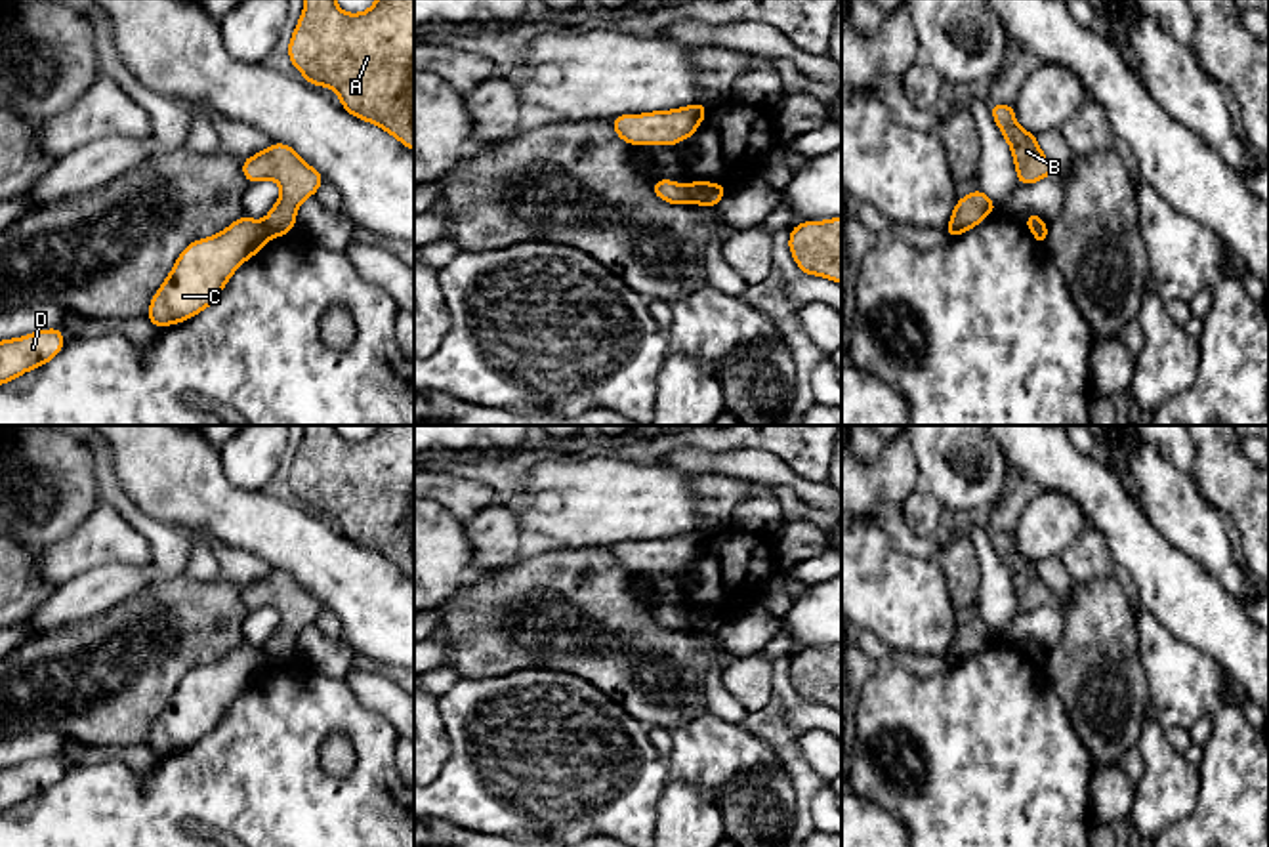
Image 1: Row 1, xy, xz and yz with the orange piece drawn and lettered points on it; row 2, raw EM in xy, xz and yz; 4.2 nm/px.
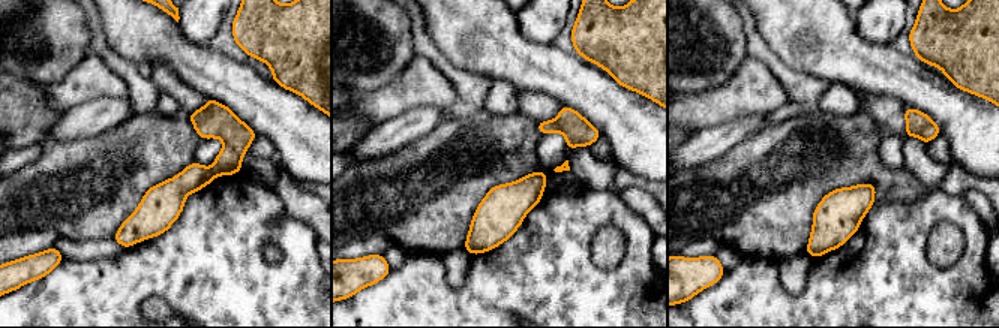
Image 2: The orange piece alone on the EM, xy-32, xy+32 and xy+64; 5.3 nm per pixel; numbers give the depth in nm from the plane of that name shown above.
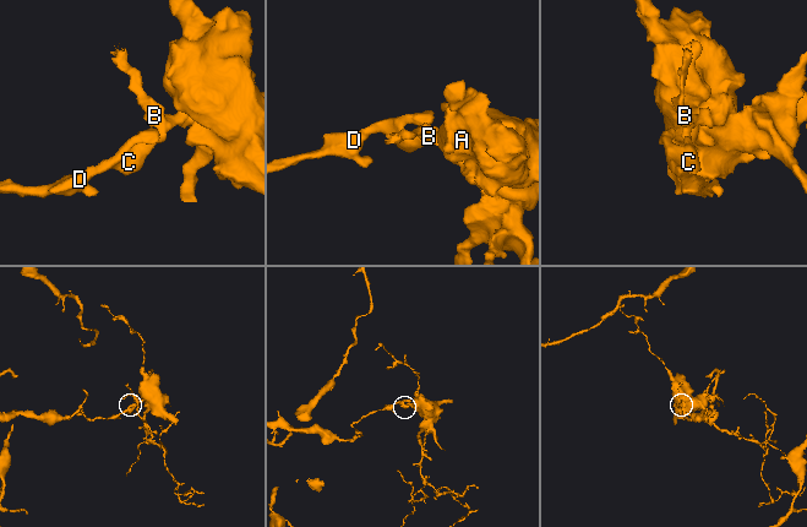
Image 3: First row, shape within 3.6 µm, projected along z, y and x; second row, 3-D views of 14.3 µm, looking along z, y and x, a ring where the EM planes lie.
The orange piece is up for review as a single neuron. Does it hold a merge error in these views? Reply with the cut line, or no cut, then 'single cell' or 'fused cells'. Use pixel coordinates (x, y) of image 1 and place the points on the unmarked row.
cut xz (687, 613), (691, 628); fused cells

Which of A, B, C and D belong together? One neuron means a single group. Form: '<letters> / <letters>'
A B / C D

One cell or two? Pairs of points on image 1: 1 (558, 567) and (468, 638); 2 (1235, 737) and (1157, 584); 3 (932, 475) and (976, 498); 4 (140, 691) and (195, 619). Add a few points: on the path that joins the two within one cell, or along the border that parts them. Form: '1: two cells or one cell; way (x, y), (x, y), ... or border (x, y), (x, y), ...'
1: one cell; way (535, 590), (491, 626)
2: two cells; border (1153, 617), (1174, 636), (1210, 655), (1226, 670)
3: one cell; way (943, 475), (953, 475), (964, 487)
4: one cell; way (159, 672), (180, 655), (186, 638)

